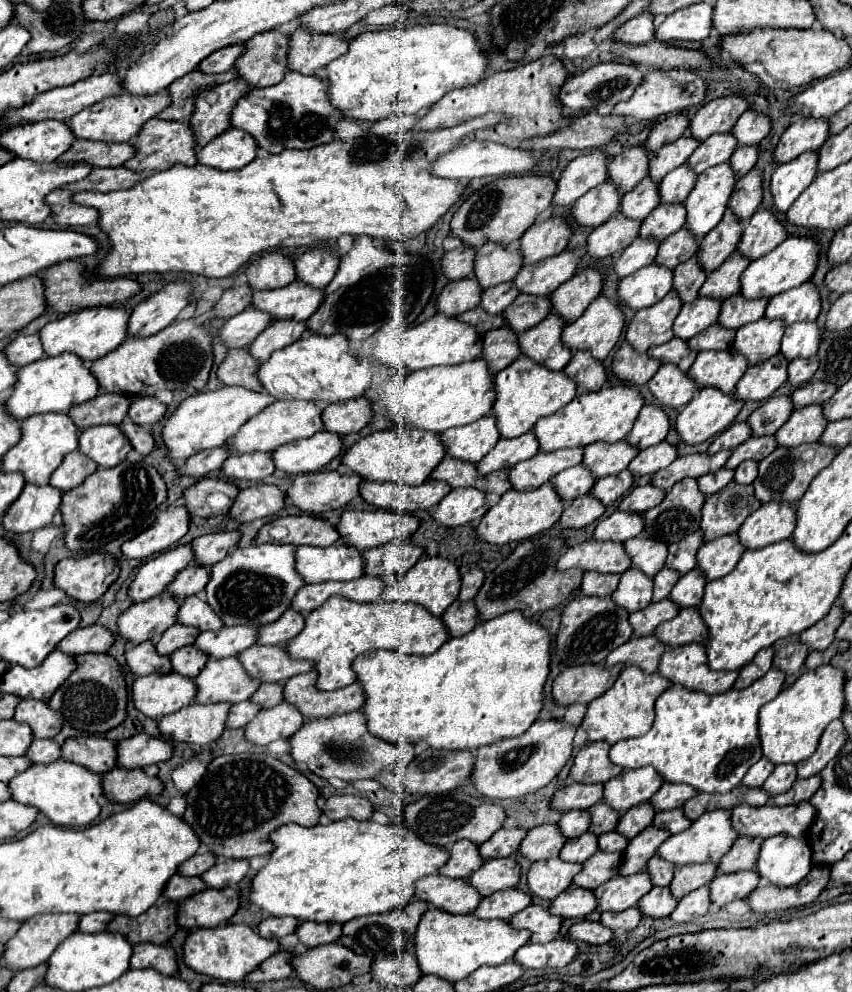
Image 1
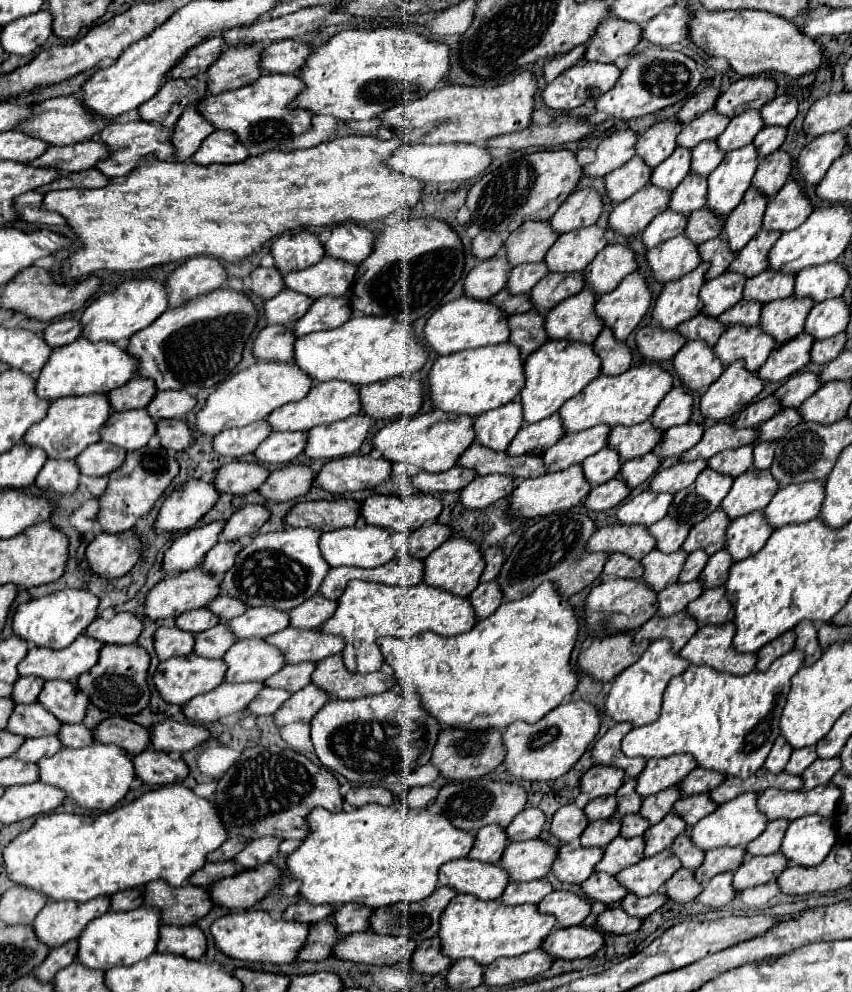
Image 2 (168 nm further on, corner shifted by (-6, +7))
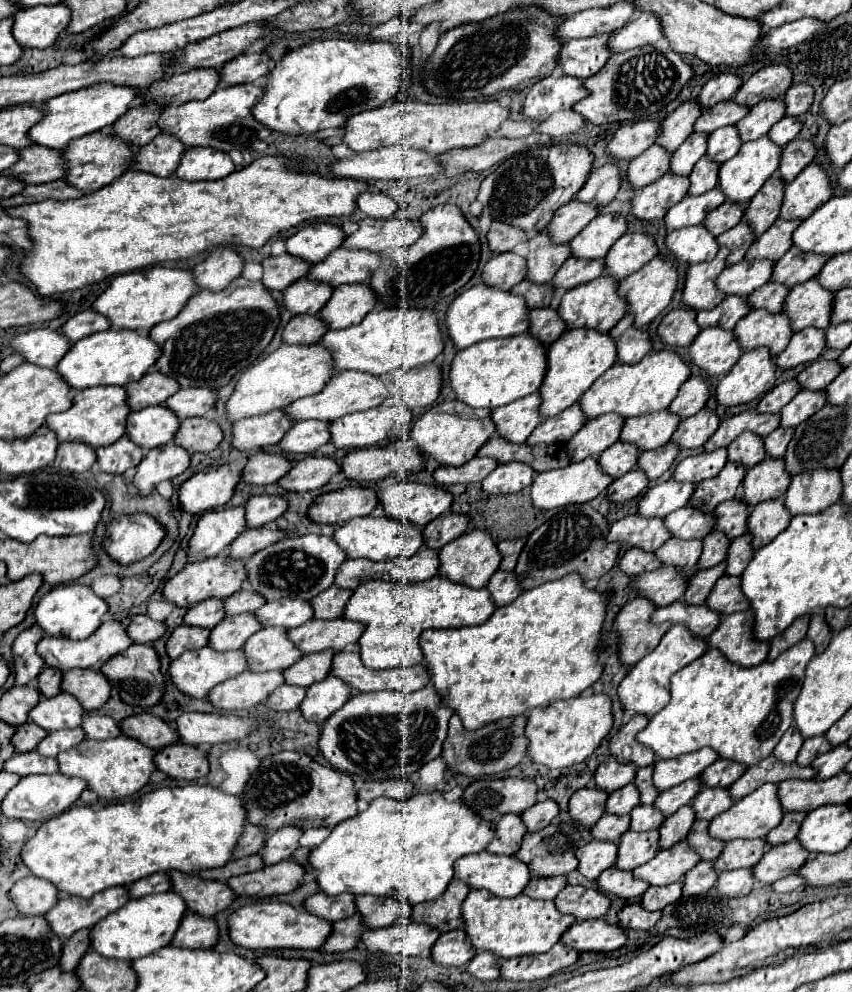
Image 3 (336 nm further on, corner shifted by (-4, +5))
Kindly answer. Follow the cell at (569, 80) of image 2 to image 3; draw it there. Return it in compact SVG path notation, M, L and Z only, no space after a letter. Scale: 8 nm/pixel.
M545 77L537 81L525 101L523 101L523 115L533 121L545 121L549 115L561 109L571 109L577 101L587 97L587 89L583 87L581 79L575 77Z

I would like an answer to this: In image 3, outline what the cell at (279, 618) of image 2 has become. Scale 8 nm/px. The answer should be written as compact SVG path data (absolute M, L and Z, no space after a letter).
M275 599L267 601L257 613L263 627L281 625L281 627L299 627L313 617L313 607L303 599Z

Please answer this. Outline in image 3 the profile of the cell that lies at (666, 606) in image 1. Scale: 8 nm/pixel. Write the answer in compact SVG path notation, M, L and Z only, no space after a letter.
M725 561L711 567L711 569L701 569L699 575L693 577L693 581L689 583L689 587L687 587L687 591L685 591L685 595L681 599L685 603L701 605L709 597L709 593L713 589L713 585L717 583L717 579L723 577L723 575L725 575Z

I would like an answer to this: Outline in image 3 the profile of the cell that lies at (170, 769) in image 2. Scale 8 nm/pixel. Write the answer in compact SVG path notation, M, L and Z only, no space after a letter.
M177 743L161 749L155 755L155 765L173 779L193 781L209 773L209 759L199 747Z

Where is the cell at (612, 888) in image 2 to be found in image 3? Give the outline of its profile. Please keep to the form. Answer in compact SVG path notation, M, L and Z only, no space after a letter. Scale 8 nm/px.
M617 867L603 871L597 883L607 895L619 895L629 901L639 899L649 889L649 883L641 883L641 879L633 879L631 871L621 871Z

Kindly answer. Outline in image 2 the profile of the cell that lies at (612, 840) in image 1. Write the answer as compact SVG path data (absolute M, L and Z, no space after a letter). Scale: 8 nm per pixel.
M625 815L621 819L621 833L619 835L627 837L627 839L641 837L647 831L647 827L649 827L649 823L641 815Z

